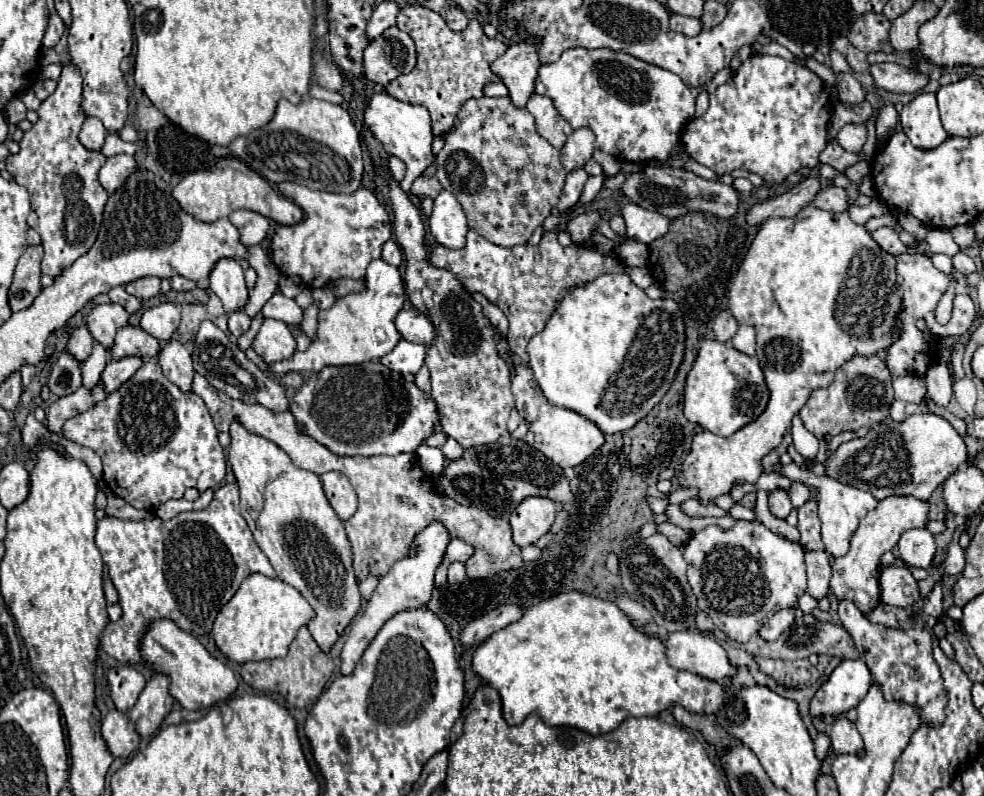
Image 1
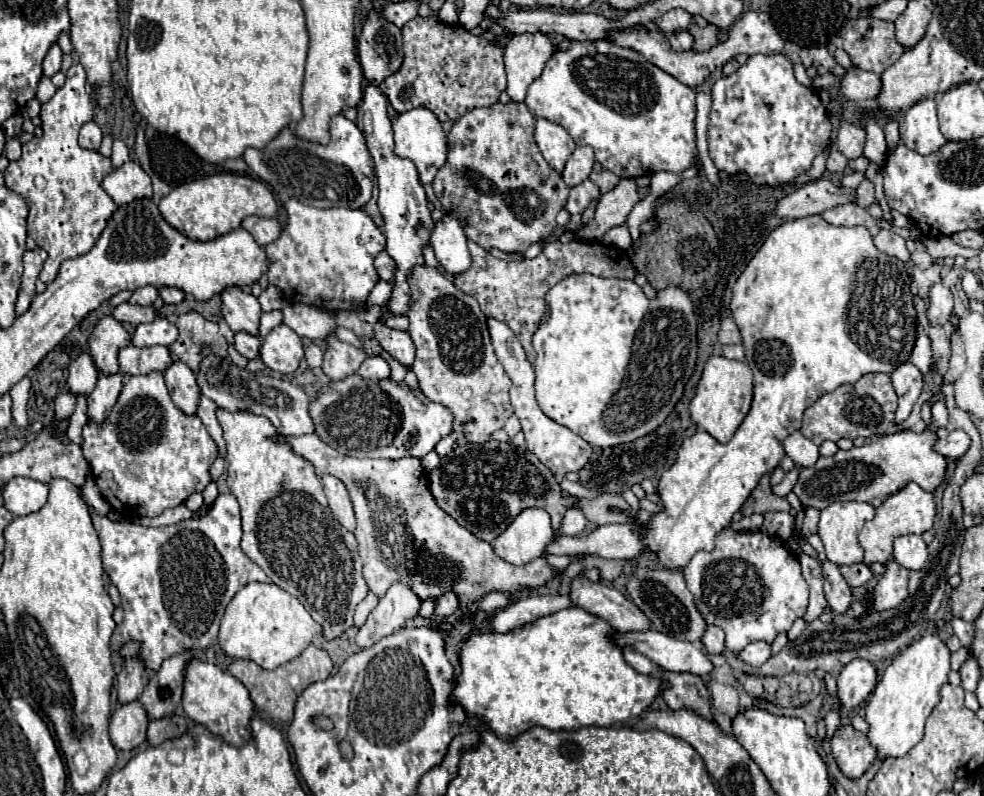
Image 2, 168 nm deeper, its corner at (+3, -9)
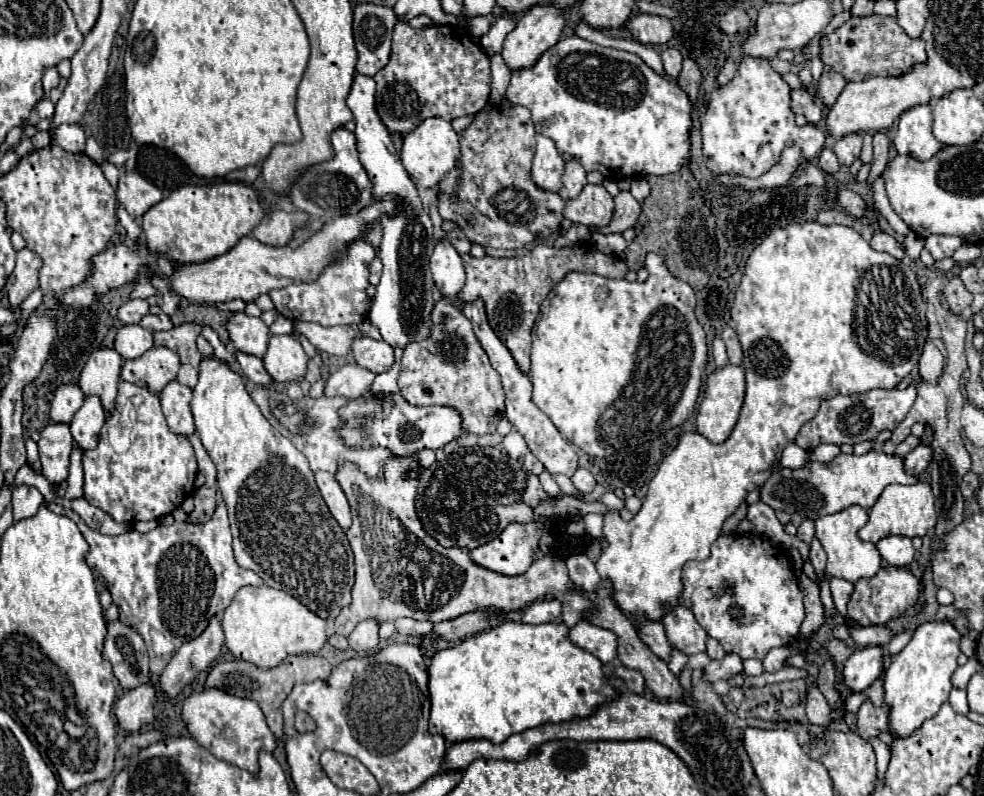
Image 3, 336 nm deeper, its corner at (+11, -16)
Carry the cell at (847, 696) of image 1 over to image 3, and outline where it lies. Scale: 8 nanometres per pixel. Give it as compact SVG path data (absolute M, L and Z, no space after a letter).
M864 646L858 648L844 664L842 676L850 684L852 692L866 690L884 668L884 648L882 646Z

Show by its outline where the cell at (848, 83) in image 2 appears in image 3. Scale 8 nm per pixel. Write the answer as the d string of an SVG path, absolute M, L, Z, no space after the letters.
M822 72L818 84L816 84L816 92L818 92L818 100L822 100L824 106L834 104L834 100L838 98L838 92L842 92L842 88L846 86L846 80L838 74L838 72Z

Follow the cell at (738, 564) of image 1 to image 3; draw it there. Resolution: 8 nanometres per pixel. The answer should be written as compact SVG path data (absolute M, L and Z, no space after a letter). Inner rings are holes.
M740 534L740 536L720 536L712 544L712 554L708 560L698 562L690 560L682 570L684 592L680 604L684 604L698 624L708 632L710 638L716 638L726 652L738 654L740 658L758 658L764 660L768 650L776 646L790 646L800 634L800 624L804 620L802 590L790 566L790 556L786 550L770 544L758 534ZM738 604L742 608L742 618L736 620L730 614L730 606Z

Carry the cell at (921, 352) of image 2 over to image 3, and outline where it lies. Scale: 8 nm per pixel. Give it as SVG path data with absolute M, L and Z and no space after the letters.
M910 384L906 390L870 390L866 394L852 396L834 396L824 400L816 418L802 426L796 436L796 444L804 450L812 450L818 444L858 444L864 440L874 440L882 430L894 432L894 428L904 420L908 410L916 400L916 384Z

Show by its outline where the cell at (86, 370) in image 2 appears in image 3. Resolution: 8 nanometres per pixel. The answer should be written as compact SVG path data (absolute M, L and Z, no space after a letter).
M76 384L60 386L50 406L50 420L54 424L70 424L82 402L84 402L84 394Z

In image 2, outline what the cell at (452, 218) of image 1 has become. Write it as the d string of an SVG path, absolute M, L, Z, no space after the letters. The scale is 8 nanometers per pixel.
M444 215L430 233L430 245L438 263L446 273L462 273L470 267L470 251L466 247L466 233L452 215Z

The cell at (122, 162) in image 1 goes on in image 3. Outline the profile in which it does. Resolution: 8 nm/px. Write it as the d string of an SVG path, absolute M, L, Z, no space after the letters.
M130 172L120 176L116 196L118 196L118 202L124 204L128 214L136 218L140 218L148 208L152 208L164 198L160 188L144 180L140 174L130 174Z

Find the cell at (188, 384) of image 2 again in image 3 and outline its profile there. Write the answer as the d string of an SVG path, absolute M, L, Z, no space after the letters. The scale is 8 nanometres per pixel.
M170 382L160 394L162 412L166 416L168 428L174 434L192 436L196 432L192 412L190 412L190 396L192 396L192 390L178 382Z

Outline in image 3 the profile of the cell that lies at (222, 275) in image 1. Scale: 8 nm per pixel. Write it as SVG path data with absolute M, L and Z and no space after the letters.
M236 312L228 322L228 332L238 352L252 354L258 358L266 354L270 334L268 334L268 326L260 318L252 318L244 312Z

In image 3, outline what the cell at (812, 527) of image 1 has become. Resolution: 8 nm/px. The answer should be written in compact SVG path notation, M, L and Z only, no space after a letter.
M804 520L802 526L798 528L798 534L796 534L800 540L804 540L806 544L810 544L810 540L814 538L814 522L812 520Z

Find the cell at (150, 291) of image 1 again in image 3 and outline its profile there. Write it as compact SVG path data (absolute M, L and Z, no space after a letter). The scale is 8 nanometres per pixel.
M128 300L120 310L118 310L118 318L124 326L132 326L138 324L144 316L148 314L148 304L146 300Z

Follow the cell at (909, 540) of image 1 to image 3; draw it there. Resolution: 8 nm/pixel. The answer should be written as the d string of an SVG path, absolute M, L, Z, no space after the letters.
M886 536L876 544L882 558L892 566L910 566L916 558L916 550L906 536Z

